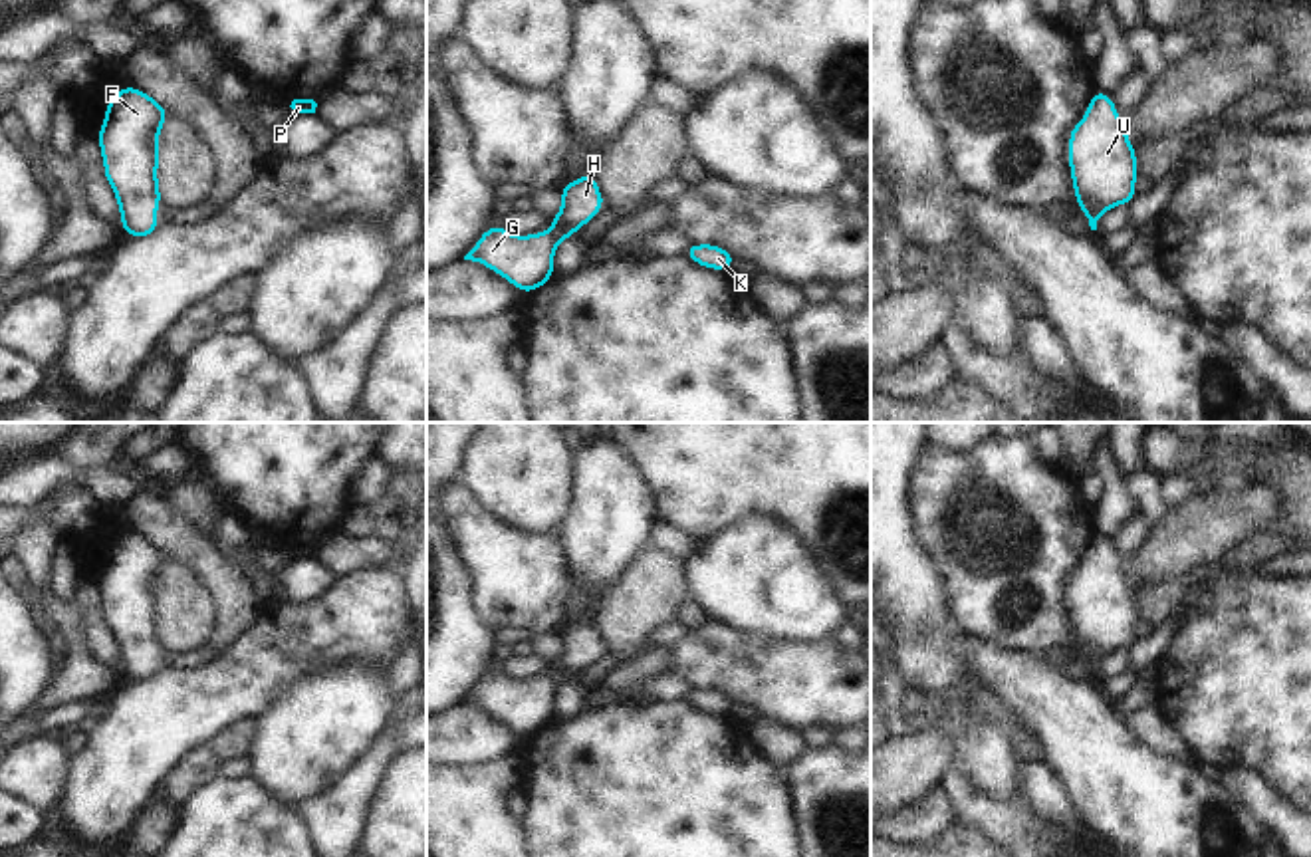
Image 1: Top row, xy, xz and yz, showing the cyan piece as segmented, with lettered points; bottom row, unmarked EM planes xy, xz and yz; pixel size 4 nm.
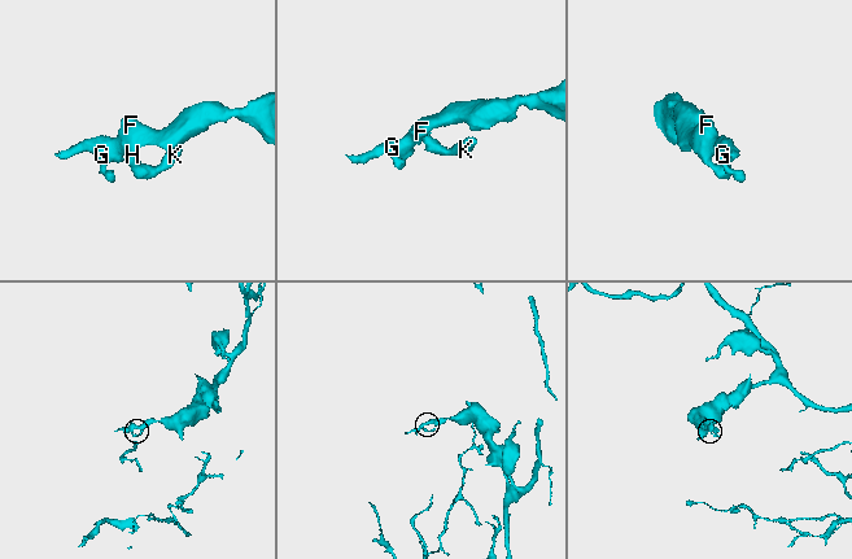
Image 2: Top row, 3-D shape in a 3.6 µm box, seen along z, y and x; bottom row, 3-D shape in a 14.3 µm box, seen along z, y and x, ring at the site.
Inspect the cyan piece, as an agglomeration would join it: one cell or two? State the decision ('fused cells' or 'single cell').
single cell

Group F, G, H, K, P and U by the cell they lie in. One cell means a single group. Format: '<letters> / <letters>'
F G H K P U

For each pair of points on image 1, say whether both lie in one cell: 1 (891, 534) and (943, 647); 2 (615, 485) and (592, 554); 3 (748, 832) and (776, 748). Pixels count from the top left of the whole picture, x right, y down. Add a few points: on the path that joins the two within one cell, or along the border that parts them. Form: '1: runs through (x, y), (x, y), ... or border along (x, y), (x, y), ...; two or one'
1: runs through (891, 562), (891, 584), (911, 606), (917, 619); one
2: runs through (615, 502), (615, 514), (605, 536); one
3: border along (746, 721), (750, 740), (782, 768); two

